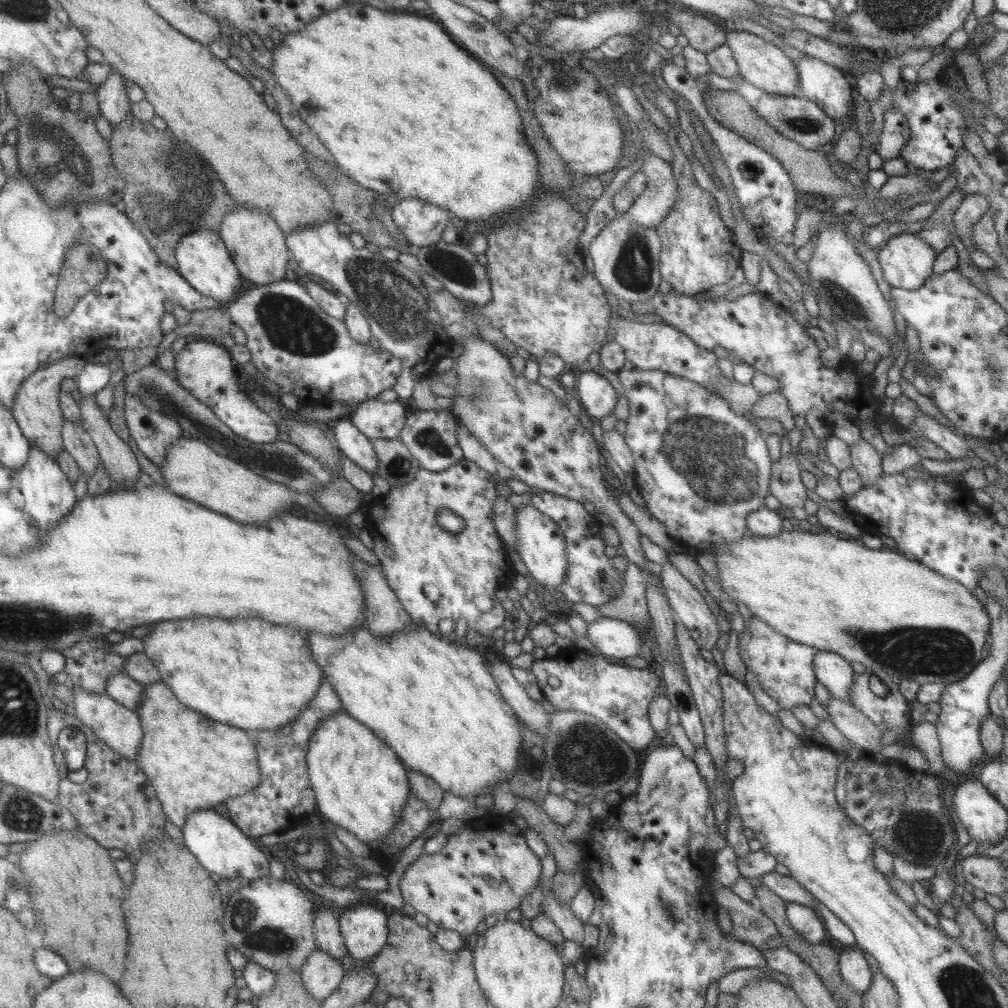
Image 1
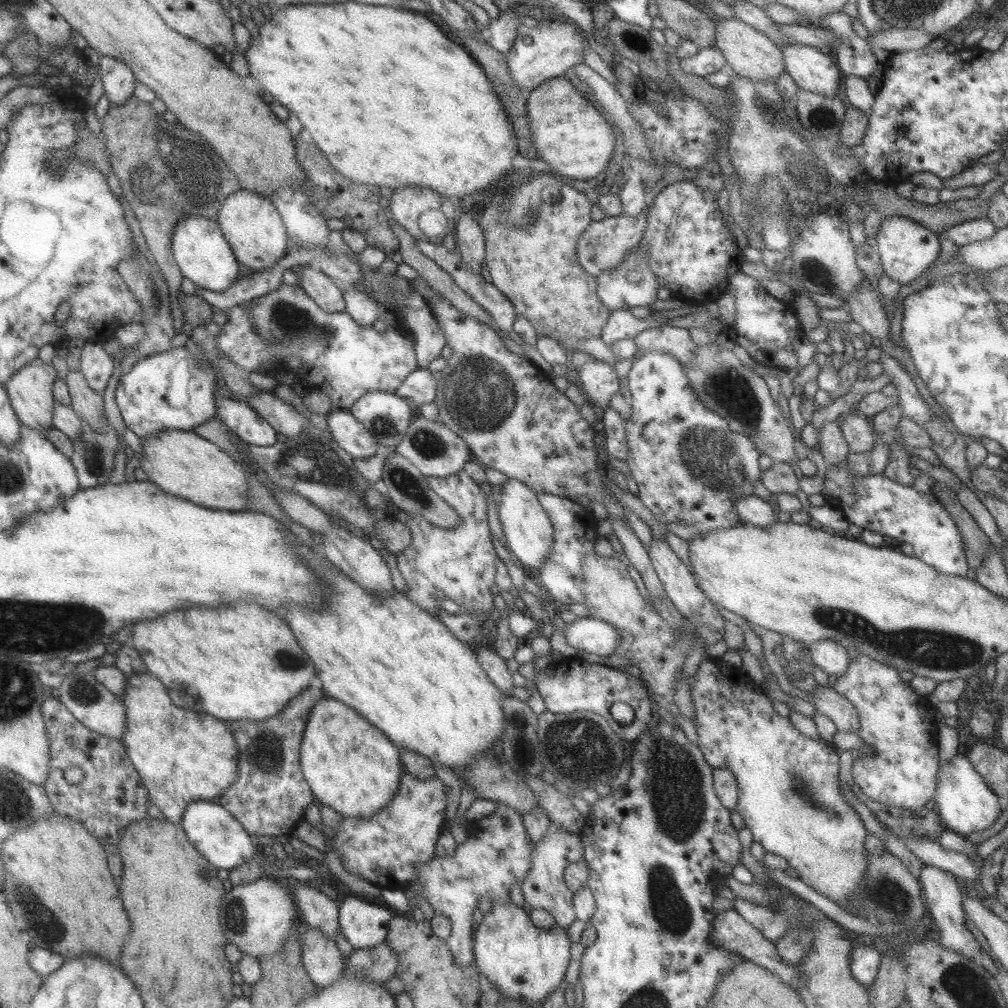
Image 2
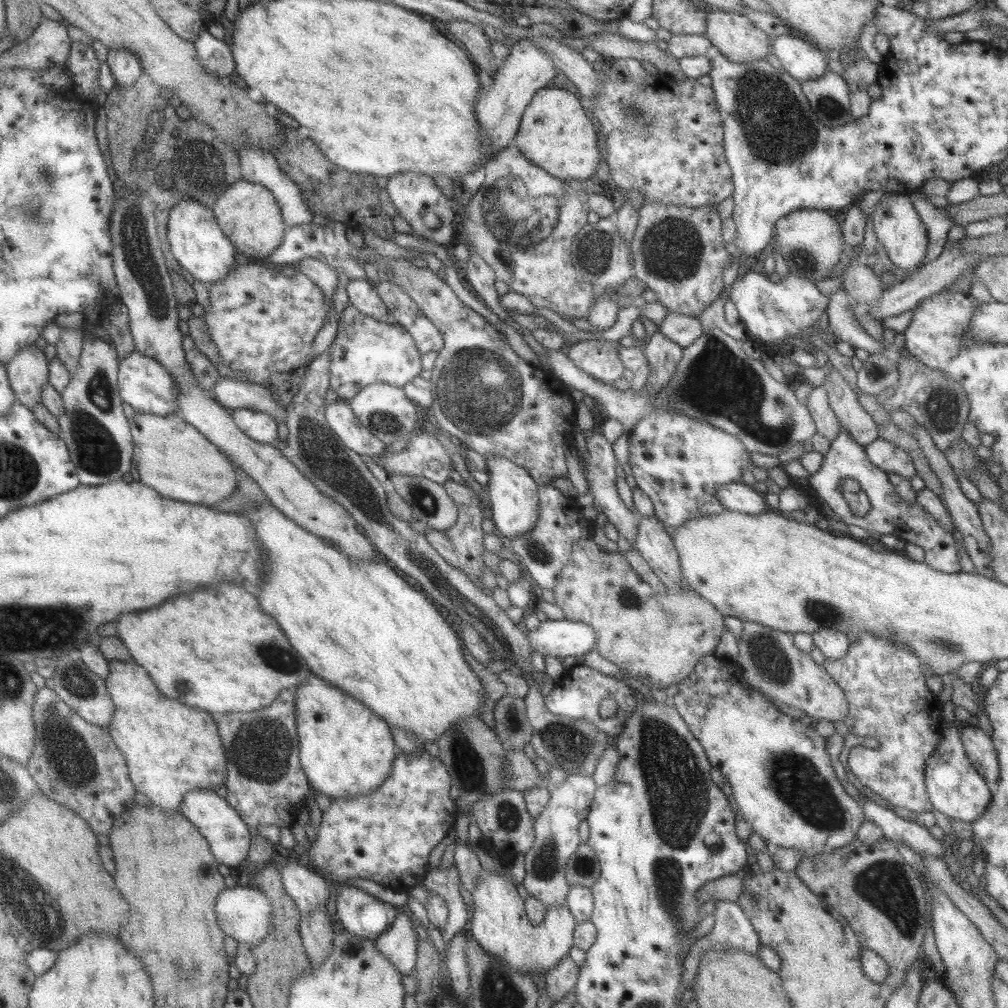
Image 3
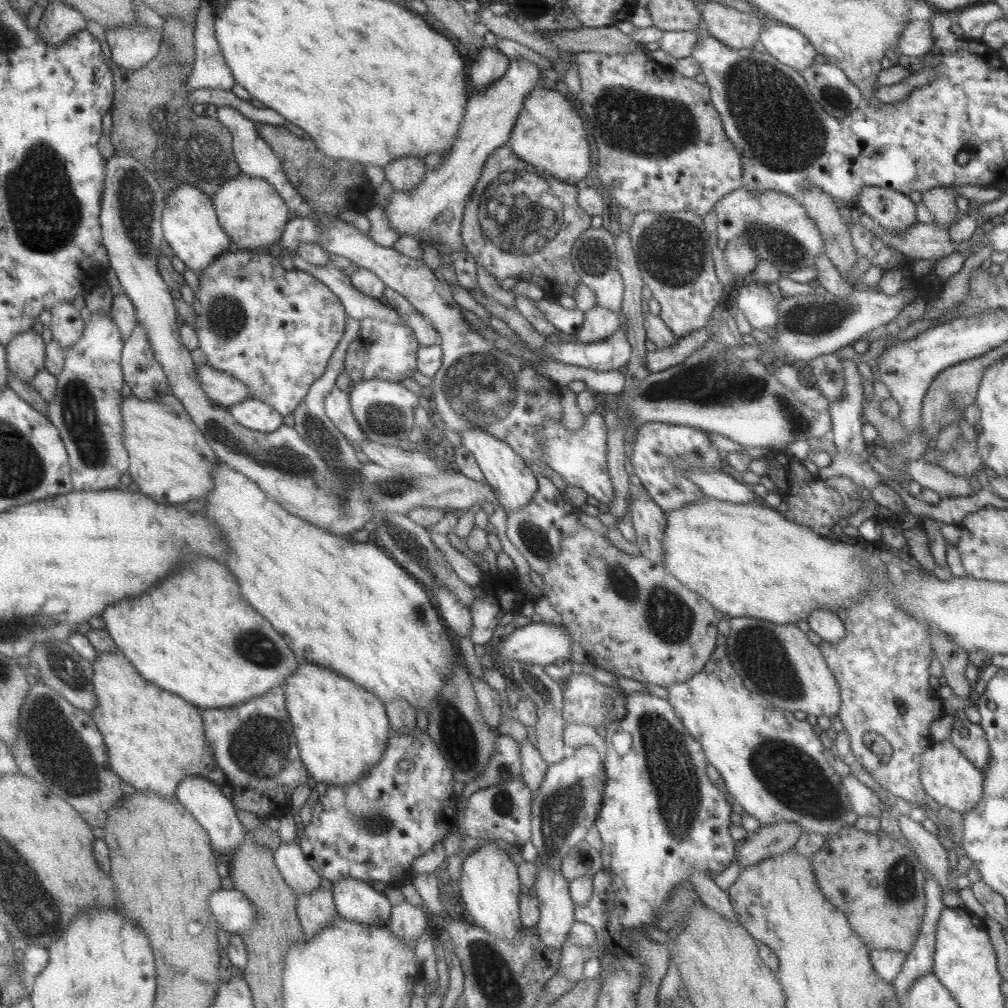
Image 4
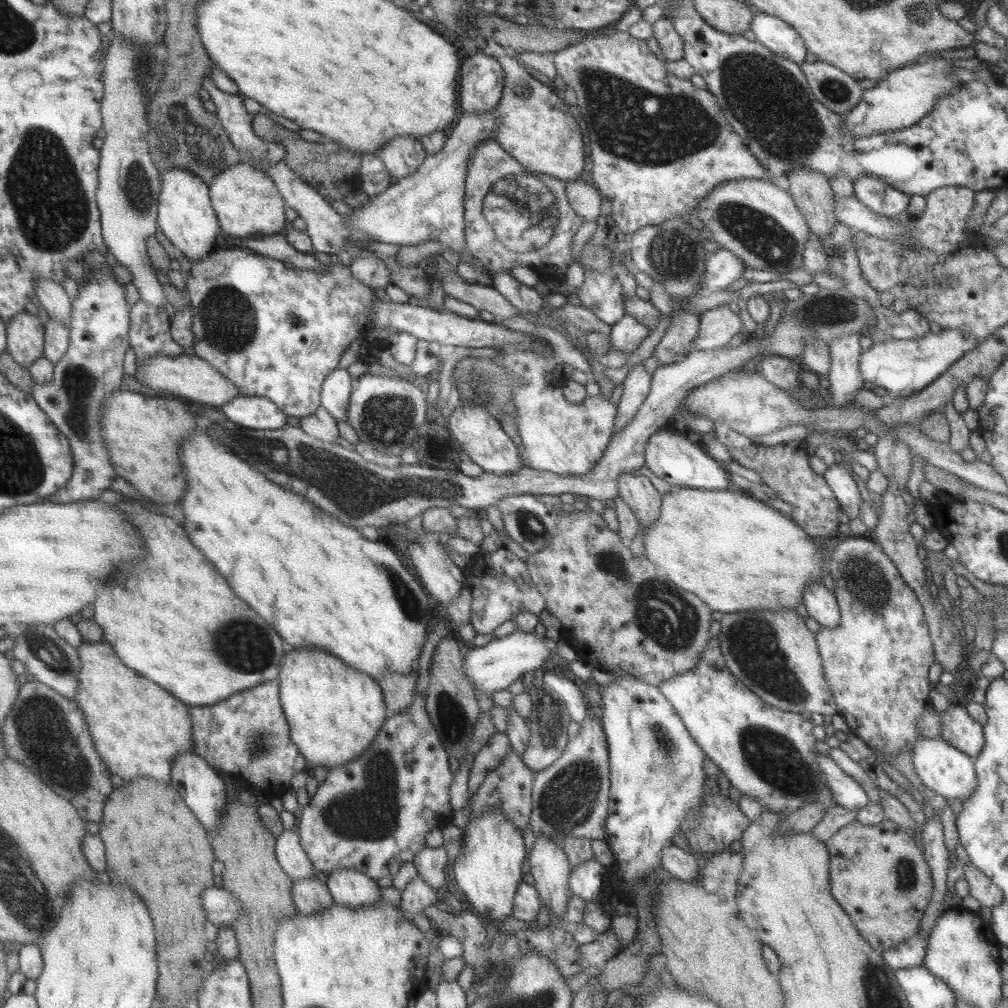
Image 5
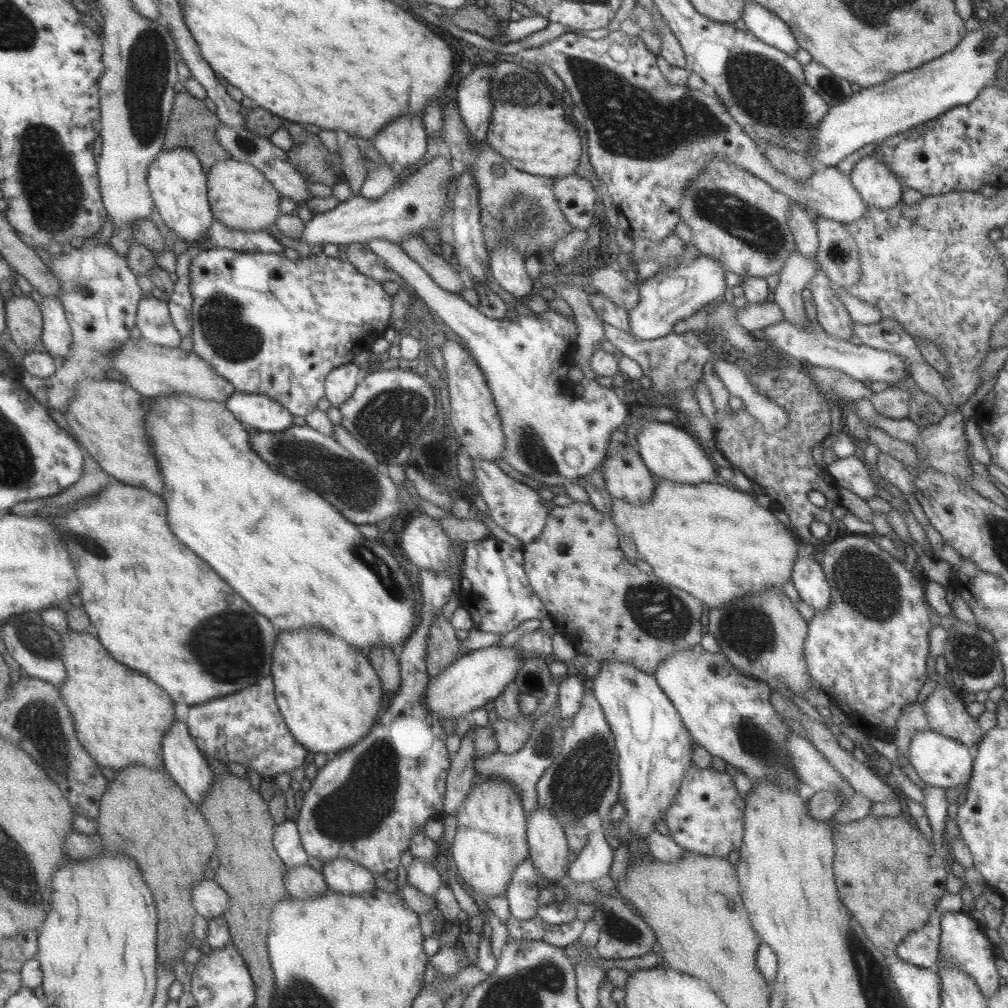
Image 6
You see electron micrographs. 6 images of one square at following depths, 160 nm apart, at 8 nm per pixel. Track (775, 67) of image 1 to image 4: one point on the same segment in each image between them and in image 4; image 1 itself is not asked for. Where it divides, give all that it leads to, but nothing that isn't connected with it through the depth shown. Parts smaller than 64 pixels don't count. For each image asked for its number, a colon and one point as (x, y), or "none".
2: (749, 53)
3: (731, 34)
4: (735, 29)

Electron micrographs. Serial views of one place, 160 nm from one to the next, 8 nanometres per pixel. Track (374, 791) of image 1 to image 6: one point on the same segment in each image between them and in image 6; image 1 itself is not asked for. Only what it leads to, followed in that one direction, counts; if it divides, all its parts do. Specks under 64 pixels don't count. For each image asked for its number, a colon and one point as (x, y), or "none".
2: (350, 766)
3: (346, 751)
4: (341, 730)
5: (333, 712)
6: (329, 696)

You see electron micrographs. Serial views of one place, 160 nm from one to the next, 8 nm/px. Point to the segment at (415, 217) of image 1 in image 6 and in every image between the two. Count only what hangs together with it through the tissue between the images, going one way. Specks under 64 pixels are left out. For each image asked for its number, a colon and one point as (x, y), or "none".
2: (406, 205)
3: (411, 194)
4: (406, 173)
5: (401, 156)
6: (402, 141)

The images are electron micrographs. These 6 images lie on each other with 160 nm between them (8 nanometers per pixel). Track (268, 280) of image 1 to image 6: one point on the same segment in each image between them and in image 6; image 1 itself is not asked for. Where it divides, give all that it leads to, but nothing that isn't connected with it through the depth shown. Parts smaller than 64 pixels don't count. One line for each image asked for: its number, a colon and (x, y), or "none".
2: (252, 227)
3: (248, 215)
4: (249, 211)
5: (247, 204)
6: (240, 197)

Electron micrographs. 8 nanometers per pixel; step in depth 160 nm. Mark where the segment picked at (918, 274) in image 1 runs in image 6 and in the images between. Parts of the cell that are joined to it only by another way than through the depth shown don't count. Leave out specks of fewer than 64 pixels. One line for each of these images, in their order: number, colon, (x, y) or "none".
2: (906, 249)
3: (899, 230)
4: (892, 210)
5: (874, 194)
6: (877, 186)

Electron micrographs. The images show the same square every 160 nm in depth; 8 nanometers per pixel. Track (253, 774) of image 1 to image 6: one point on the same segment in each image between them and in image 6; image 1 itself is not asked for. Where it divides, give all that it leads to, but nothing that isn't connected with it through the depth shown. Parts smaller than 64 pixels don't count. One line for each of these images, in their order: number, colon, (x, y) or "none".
2: (181, 756)
3: (170, 749)
4: (154, 739)
5: (138, 728)
6: (120, 717)

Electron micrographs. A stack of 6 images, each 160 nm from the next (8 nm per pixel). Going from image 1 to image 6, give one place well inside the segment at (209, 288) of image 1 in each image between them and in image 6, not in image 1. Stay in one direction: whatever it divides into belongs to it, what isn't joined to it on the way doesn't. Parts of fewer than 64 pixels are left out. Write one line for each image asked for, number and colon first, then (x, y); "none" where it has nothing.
2: (202, 254)
3: (194, 237)
4: (189, 224)
5: (185, 217)
6: (177, 183)

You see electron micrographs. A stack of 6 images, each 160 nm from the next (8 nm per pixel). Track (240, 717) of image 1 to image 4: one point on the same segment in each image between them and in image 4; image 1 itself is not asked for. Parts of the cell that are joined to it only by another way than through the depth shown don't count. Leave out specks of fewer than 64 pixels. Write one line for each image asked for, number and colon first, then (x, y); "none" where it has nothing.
2: (251, 666)
3: (236, 659)
4: (231, 655)

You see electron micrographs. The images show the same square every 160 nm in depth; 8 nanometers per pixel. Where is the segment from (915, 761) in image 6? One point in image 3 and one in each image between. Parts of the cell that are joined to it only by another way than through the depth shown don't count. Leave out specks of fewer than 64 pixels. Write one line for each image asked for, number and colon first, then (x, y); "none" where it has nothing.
3: (954, 788)
4: (946, 776)
5: (941, 768)

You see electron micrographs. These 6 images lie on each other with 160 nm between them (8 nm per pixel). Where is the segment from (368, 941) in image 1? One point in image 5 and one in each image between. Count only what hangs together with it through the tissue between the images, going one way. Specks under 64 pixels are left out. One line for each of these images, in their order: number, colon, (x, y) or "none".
2: (364, 925)
3: (364, 916)
4: (354, 900)
5: (347, 888)

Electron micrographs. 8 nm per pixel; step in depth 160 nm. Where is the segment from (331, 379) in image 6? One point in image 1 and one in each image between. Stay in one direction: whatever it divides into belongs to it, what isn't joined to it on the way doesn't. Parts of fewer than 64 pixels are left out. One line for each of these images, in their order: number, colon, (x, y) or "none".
1: (357, 448)
2: (350, 435)
3: (339, 417)
4: (336, 405)
5: (335, 390)

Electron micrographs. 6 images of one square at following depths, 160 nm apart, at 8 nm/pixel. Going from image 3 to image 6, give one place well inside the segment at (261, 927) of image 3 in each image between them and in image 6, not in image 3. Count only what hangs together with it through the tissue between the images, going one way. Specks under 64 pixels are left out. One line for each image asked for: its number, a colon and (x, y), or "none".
4: (230, 908)
5: (222, 908)
6: (208, 900)

